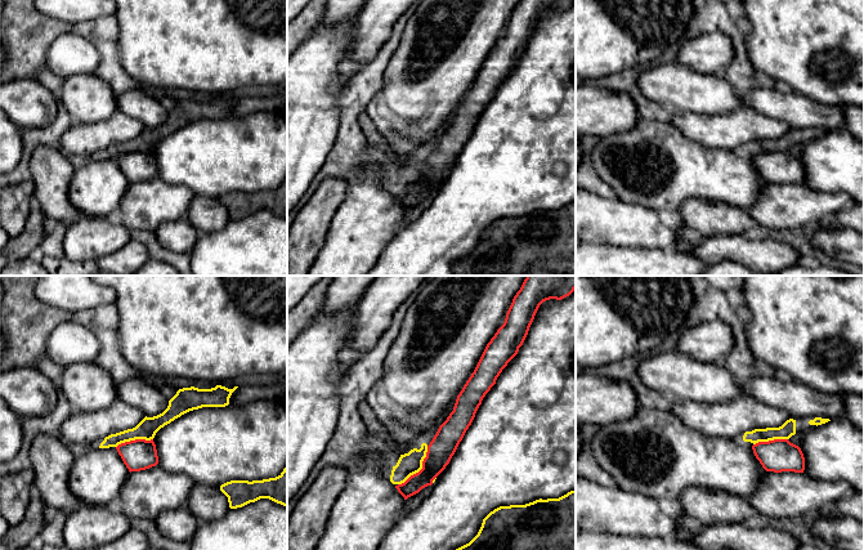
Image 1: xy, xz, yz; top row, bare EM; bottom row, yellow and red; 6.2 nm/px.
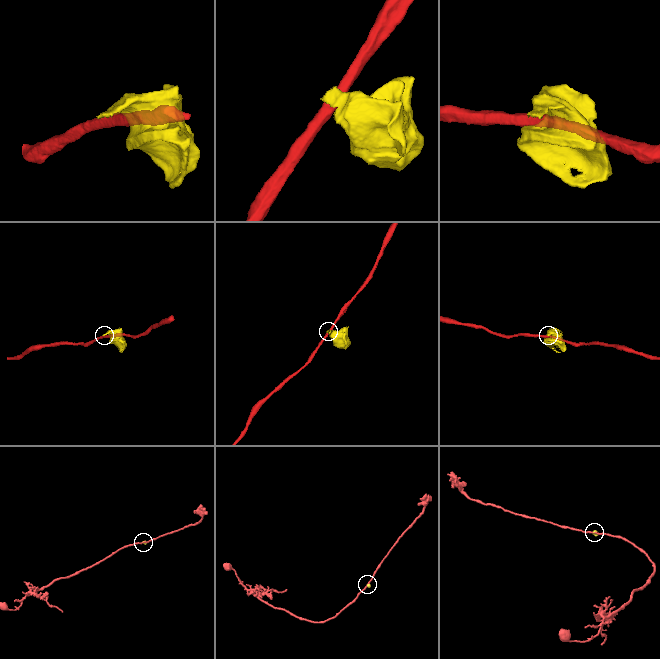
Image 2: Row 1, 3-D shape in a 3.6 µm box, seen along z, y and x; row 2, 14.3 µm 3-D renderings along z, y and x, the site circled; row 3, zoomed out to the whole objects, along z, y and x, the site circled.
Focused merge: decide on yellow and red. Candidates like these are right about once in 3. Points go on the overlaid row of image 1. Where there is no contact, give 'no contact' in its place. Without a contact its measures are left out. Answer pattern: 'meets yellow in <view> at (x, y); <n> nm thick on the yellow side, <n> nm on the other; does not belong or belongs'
meets yellow in xz at (420, 469); 140 nm thick on the yellow side, 160 nm on the other; does not belong

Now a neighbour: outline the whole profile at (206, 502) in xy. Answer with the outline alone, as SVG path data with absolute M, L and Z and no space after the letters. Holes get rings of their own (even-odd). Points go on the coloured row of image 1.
M194 484L185 507L200 520L211 522L223 518L230 509L228 497L220 487Z

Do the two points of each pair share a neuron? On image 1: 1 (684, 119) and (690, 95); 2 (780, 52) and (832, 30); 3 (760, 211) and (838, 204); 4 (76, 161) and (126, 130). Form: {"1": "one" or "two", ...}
{"1": "two", "2": "one", "3": "one", "4": "two"}

